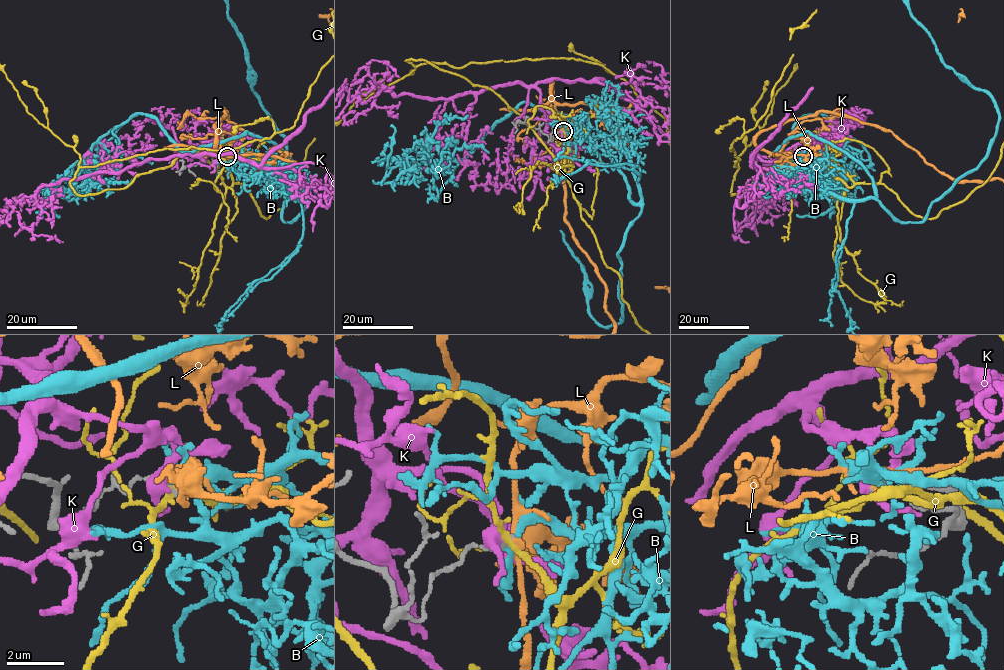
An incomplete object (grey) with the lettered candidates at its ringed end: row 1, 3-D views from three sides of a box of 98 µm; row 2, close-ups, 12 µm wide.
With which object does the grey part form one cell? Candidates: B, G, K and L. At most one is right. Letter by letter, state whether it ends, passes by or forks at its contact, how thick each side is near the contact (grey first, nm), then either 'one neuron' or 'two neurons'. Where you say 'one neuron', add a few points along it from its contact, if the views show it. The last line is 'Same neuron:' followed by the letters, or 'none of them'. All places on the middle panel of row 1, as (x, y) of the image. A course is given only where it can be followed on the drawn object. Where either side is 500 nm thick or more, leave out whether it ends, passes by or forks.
B: it passes by; calibres 180 and 240 nm; two neurons
G: it passes by; calibres 170 and 200 nm; two neurons
K: it passes by; calibres 180 and 440 nm; two neurons
L: it passes by; calibres 170 and 280 nm; one neuron
Same neuron: L

